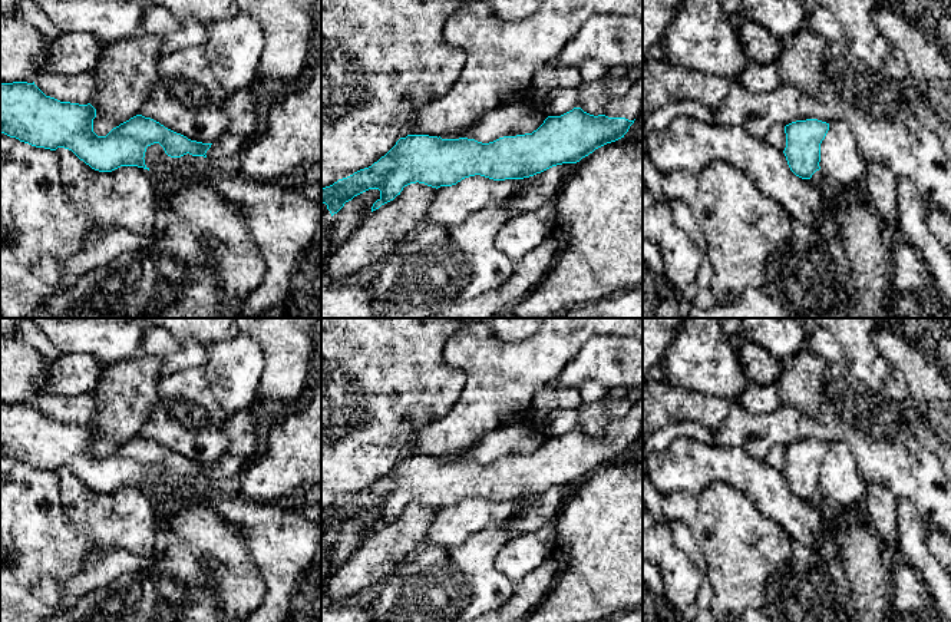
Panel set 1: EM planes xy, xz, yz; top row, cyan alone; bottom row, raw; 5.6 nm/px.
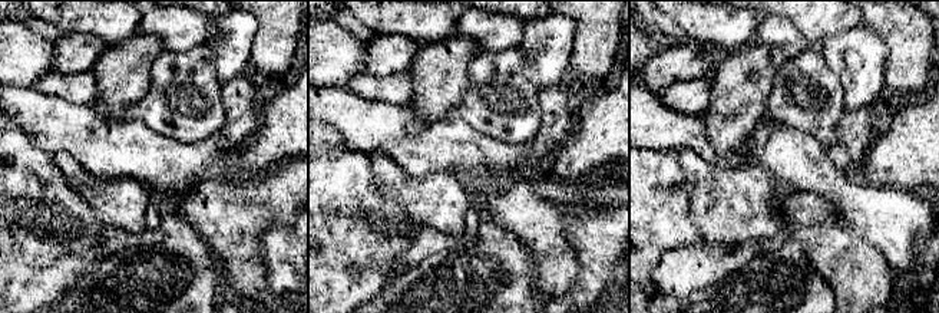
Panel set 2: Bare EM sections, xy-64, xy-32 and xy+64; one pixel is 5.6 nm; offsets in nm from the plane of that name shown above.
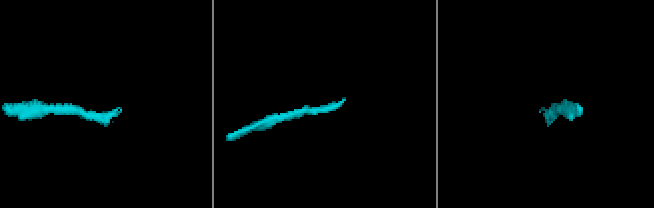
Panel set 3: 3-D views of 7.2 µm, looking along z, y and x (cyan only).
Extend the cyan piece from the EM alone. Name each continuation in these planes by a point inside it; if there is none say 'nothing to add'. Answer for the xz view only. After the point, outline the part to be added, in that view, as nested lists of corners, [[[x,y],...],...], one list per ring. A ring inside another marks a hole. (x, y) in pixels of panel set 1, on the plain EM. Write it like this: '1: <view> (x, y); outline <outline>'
1: xz (628, 426); outline [[[643,391],[637,394],[634,406],[623,416],[612,420],[604,431],[608,439],[637,440],[643,430]]]

